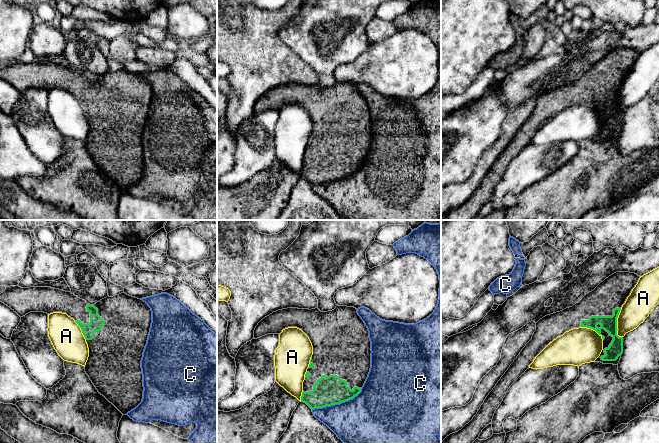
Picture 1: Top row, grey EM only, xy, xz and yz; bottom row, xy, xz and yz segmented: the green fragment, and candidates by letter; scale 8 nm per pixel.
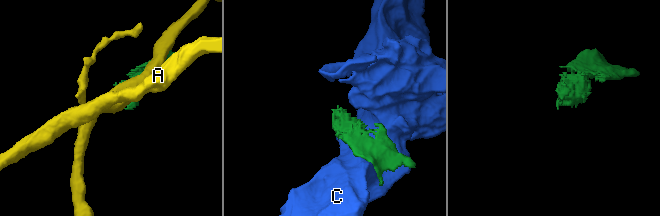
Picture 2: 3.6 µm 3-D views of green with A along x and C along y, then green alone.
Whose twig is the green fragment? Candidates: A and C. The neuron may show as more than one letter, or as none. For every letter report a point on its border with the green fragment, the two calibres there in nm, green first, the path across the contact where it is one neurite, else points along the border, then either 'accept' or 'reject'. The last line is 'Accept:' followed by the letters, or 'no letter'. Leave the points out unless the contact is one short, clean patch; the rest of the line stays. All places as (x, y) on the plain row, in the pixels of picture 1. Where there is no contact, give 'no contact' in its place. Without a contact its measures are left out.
A: meets green in yz at (616, 99); 130 nm thick on the green side, 220 nm on the other; reject
C: meets green in xz at (337, 179); 240 nm thick on the green side, 420 nm on the other; reject
Accept: no letter

